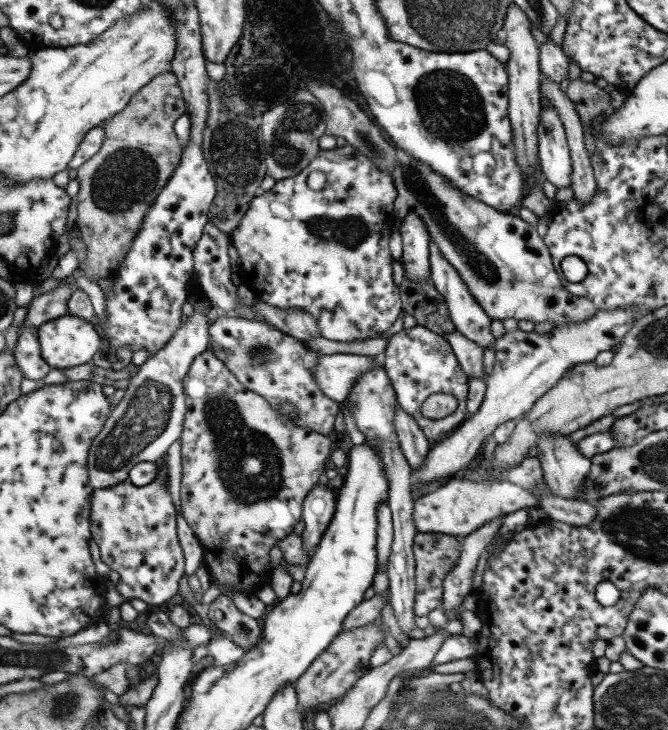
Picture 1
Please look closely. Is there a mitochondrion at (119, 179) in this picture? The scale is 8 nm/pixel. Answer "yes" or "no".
yes

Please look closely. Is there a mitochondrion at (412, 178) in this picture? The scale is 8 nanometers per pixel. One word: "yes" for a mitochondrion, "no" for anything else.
yes

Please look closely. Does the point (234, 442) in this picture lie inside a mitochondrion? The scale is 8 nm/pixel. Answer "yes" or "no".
yes

